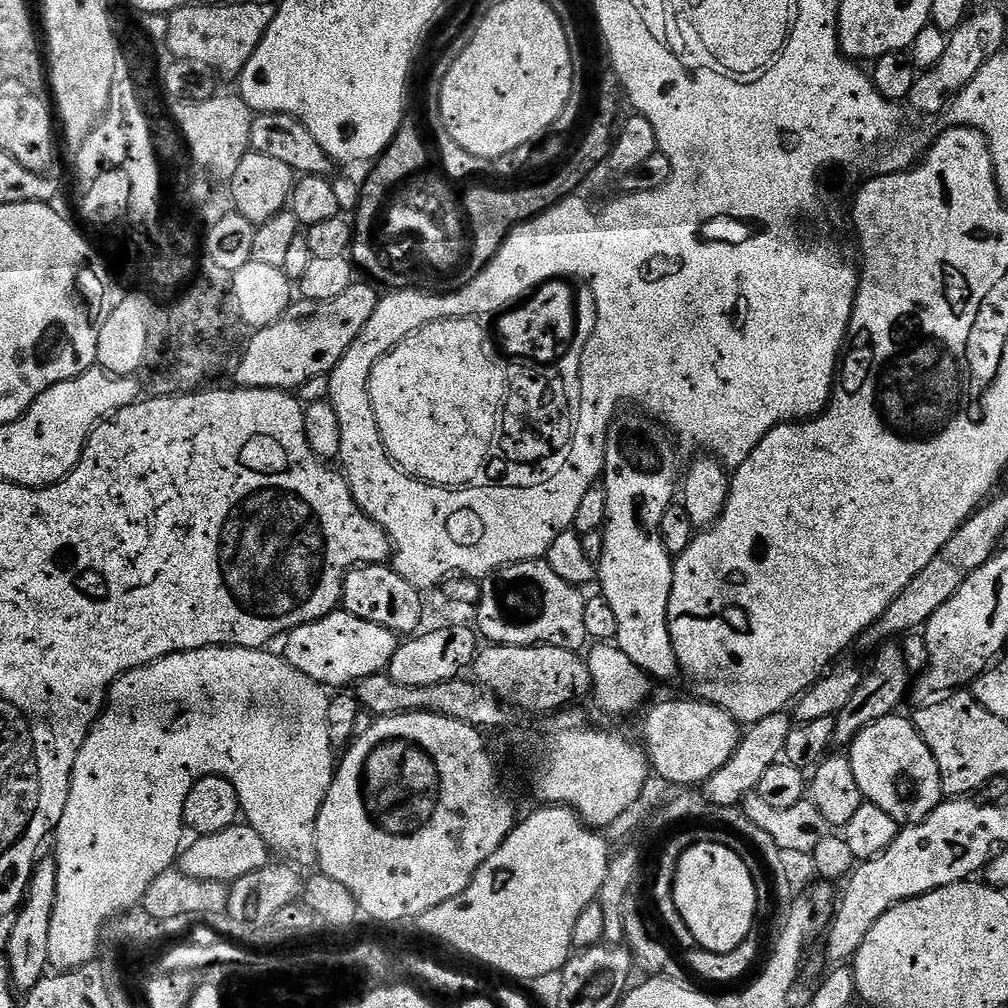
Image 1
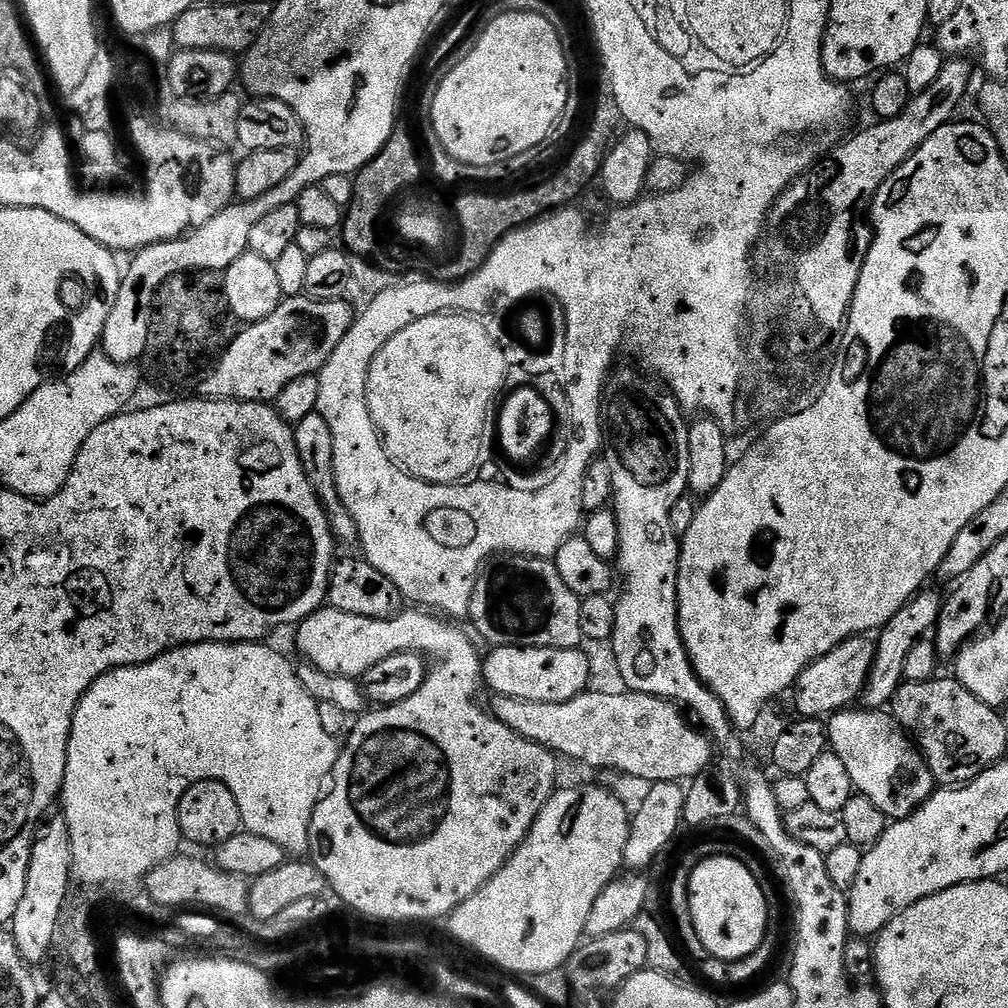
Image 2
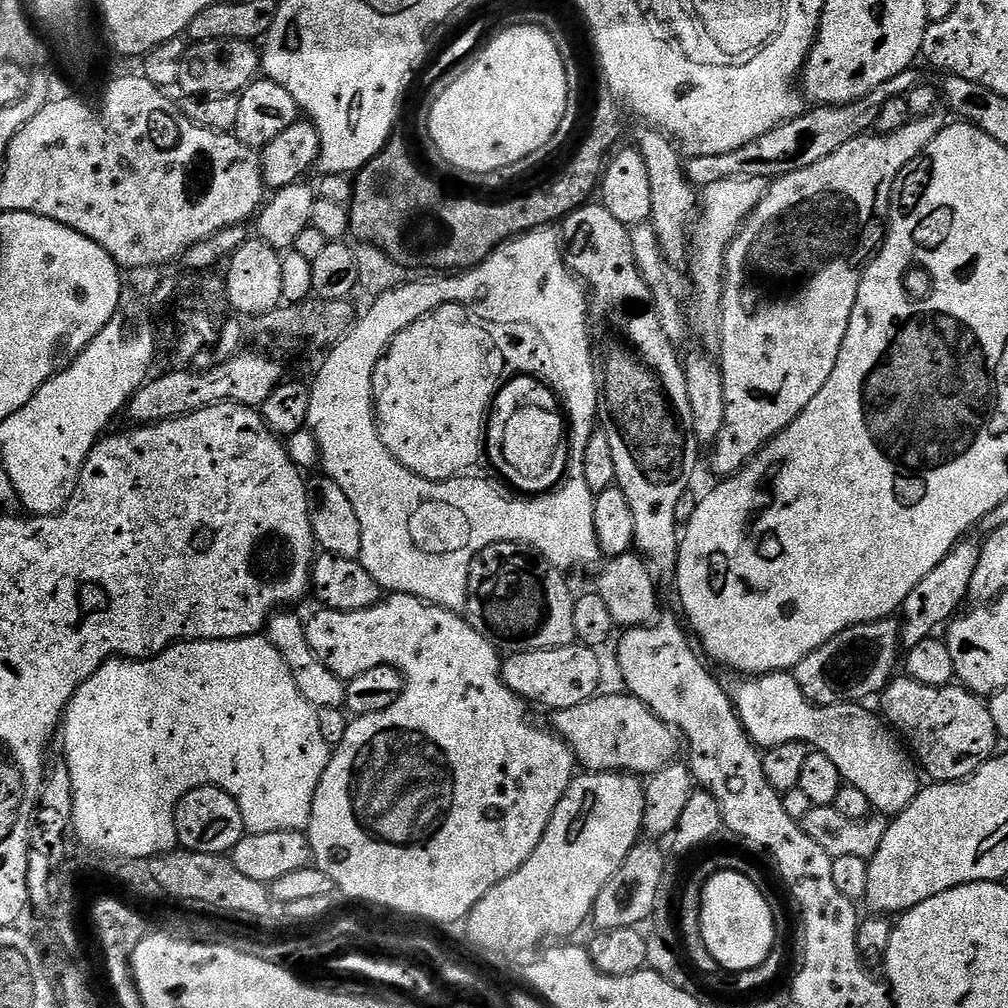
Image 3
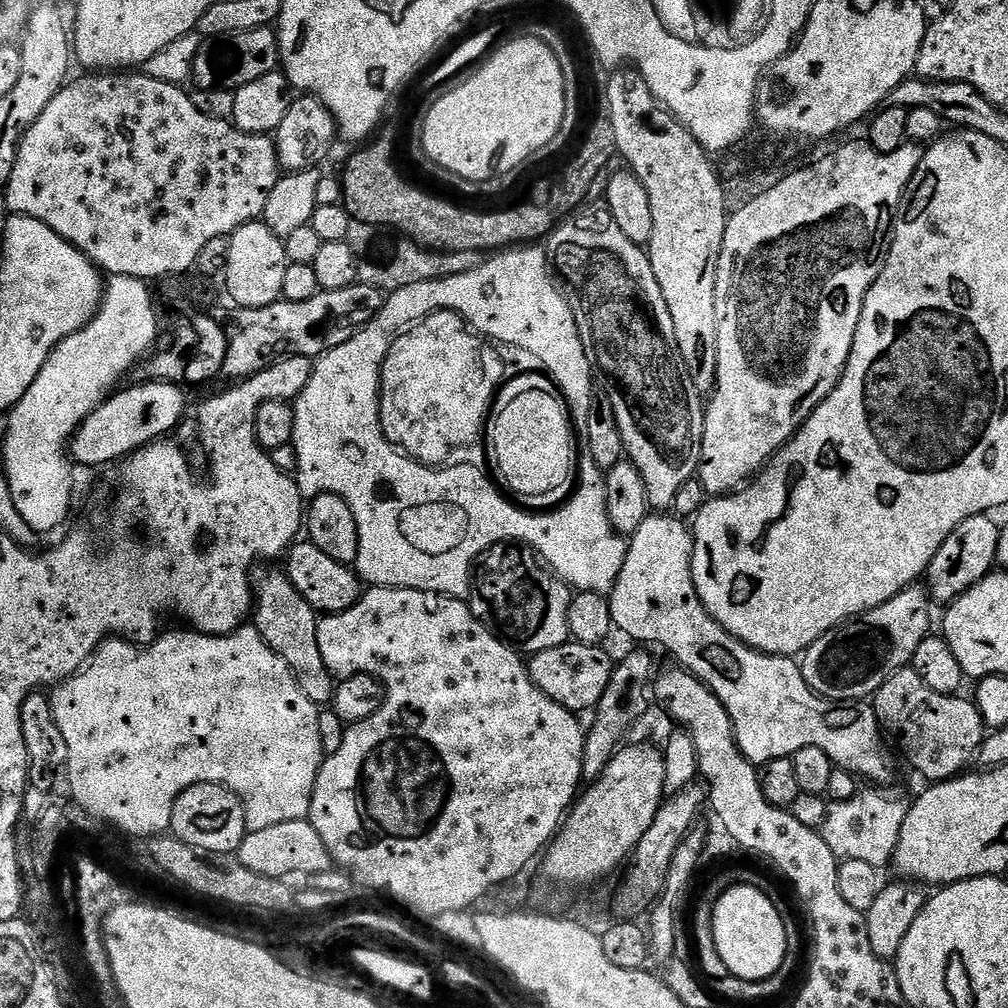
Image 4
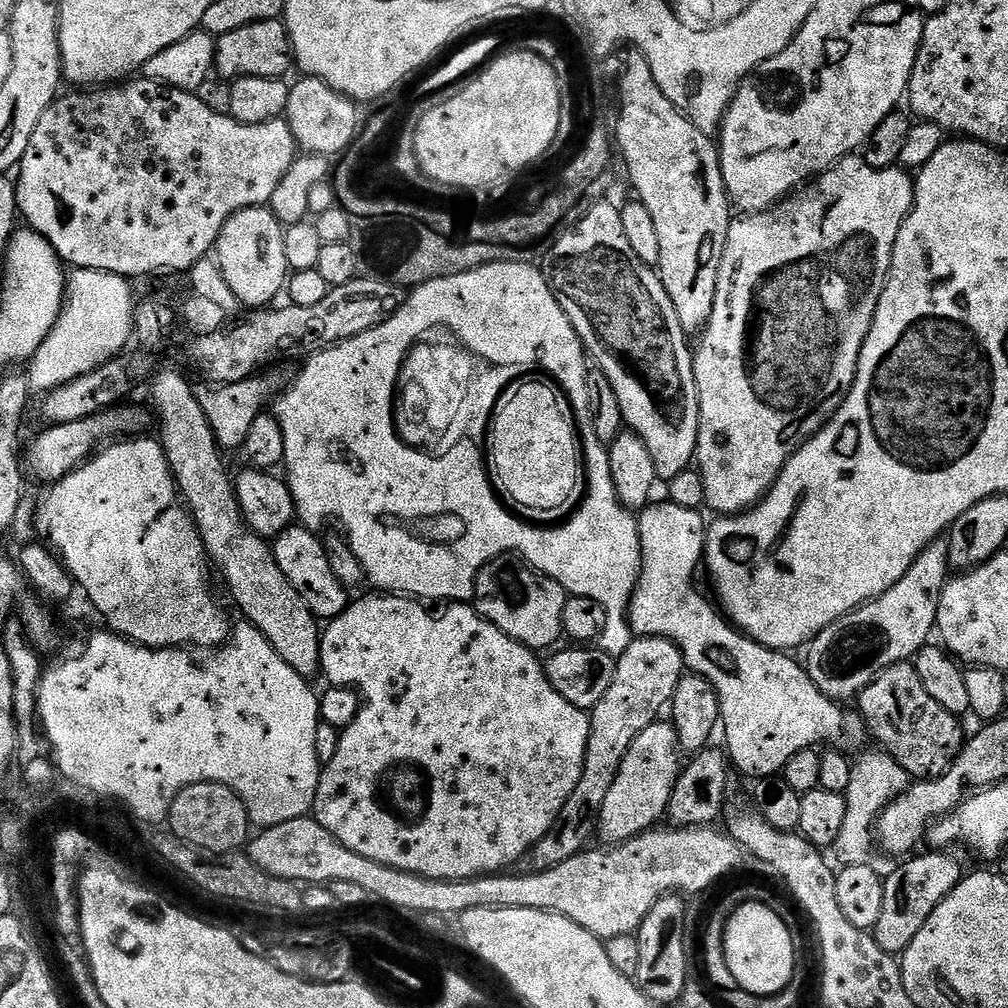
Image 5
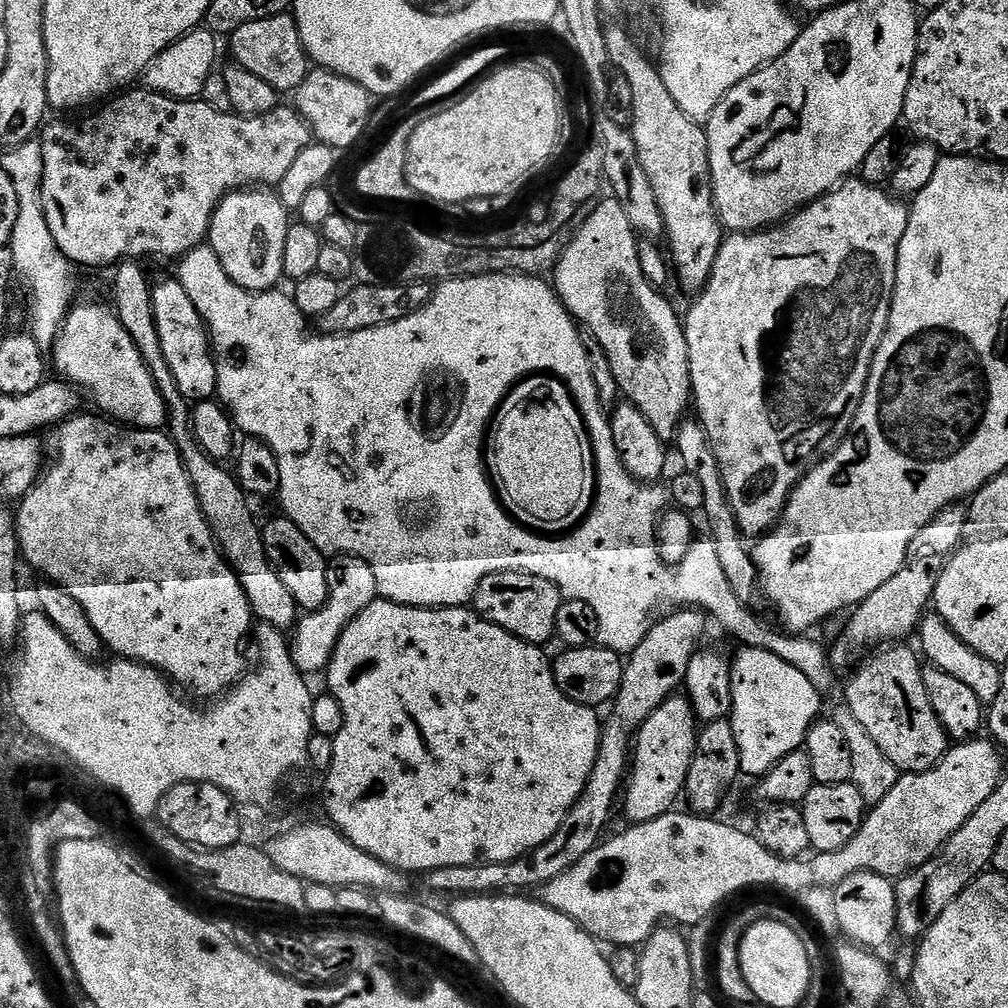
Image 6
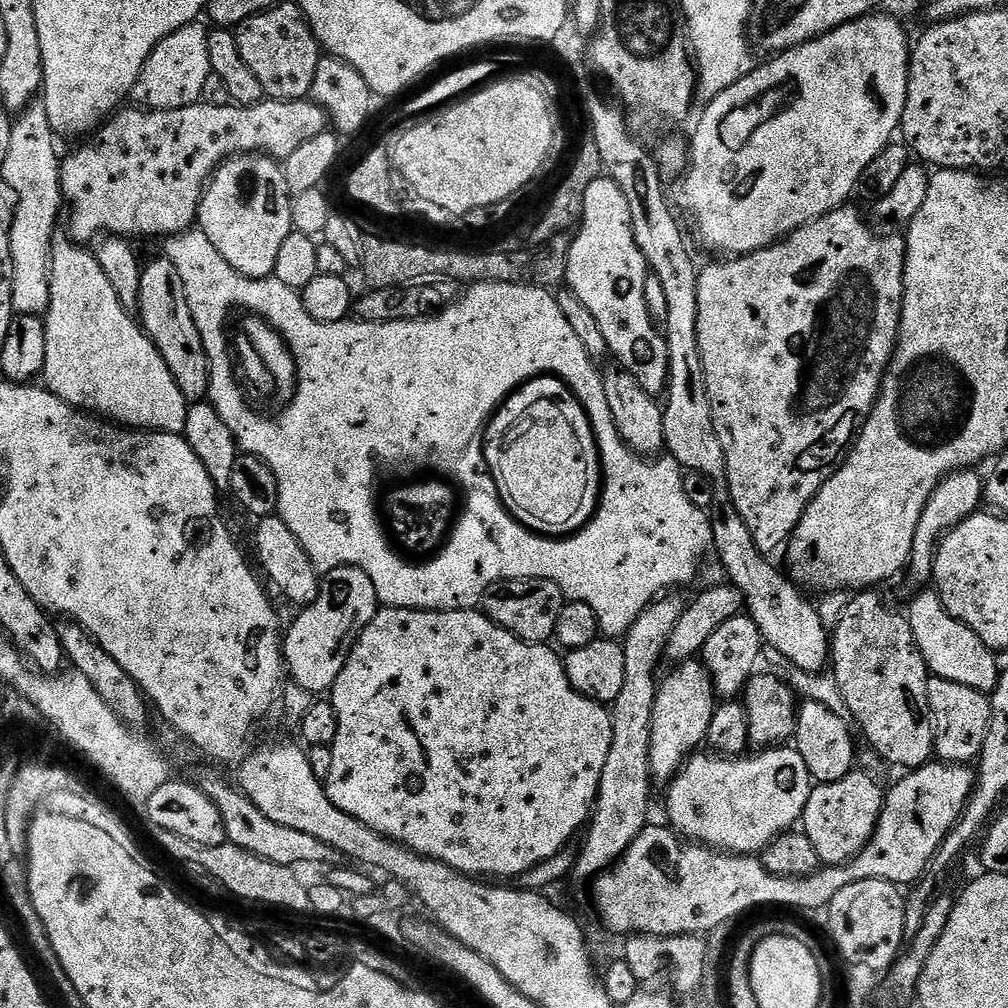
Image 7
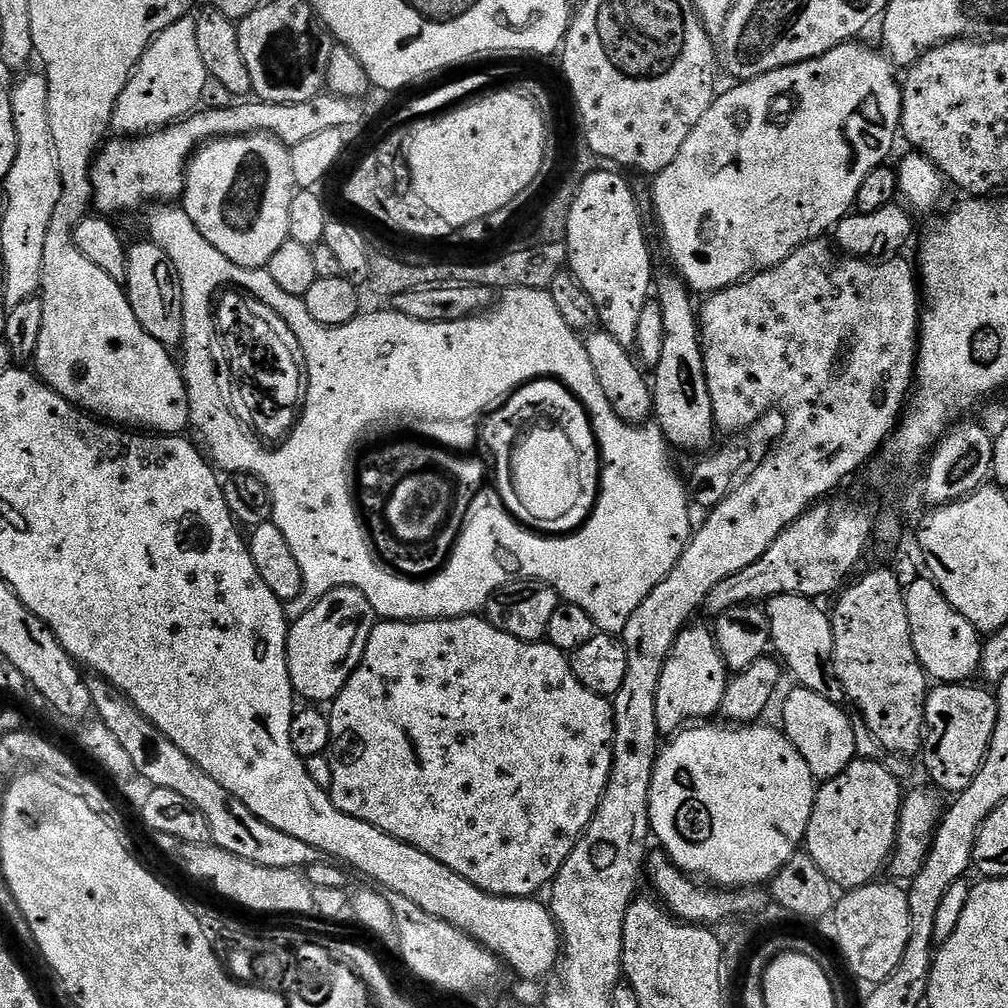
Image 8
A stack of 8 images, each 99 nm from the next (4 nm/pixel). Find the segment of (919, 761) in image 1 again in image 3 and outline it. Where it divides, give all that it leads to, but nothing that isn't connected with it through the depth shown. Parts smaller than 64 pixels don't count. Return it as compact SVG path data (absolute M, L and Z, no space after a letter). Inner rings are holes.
M791 671L767 672L765 676L741 675L732 679L736 680L727 681L726 684L728 694L732 698L733 706L736 707L736 713L740 715L742 726L757 748L767 750L774 746L782 746L786 742L803 742L811 745L815 751L826 754L826 758L830 758L830 762L838 766L841 781L844 784L853 784L855 788L862 790L862 794L866 794L866 798L877 813L899 814L912 805L913 798L918 795L922 787L921 773L915 763L908 764L909 753L905 745L894 735L893 729L882 722L875 711L872 713L870 709L864 708L868 706L860 702L835 704L829 708L817 706L802 694Z

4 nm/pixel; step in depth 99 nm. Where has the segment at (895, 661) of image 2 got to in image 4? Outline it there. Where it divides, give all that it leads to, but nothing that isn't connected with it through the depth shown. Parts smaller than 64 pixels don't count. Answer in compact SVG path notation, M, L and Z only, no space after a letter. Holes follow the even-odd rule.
M991 515L966 518L954 530L950 530L950 538L942 542L938 554L934 554L934 562L930 562L926 573L926 587L931 599L937 605L947 606L957 600L970 586L974 586L988 573L997 567L996 554L998 552L998 538L1001 525L992 521Z

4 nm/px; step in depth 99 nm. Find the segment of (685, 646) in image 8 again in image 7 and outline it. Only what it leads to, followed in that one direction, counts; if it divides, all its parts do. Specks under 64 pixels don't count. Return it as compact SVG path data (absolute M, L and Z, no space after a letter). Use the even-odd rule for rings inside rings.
M693 658L675 665L676 668L668 677L659 681L654 698L654 718L652 719L652 733L650 734L650 770L652 779L657 785L664 786L672 777L684 767L684 761L697 751L699 744L703 745L708 738L710 730L710 718L714 718L714 710L718 703L718 697L712 689L708 672L703 663Z

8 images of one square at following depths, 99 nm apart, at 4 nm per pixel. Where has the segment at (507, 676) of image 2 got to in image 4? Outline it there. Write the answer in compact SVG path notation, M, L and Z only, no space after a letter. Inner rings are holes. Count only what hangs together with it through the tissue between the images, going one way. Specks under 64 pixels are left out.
M569 642L561 648L534 652L527 661L528 673L534 686L538 686L542 694L546 694L566 710L584 714L587 708L588 711L595 709L602 694L606 694L606 686L610 686L614 660L611 660L604 650L600 646L591 648L585 644Z

